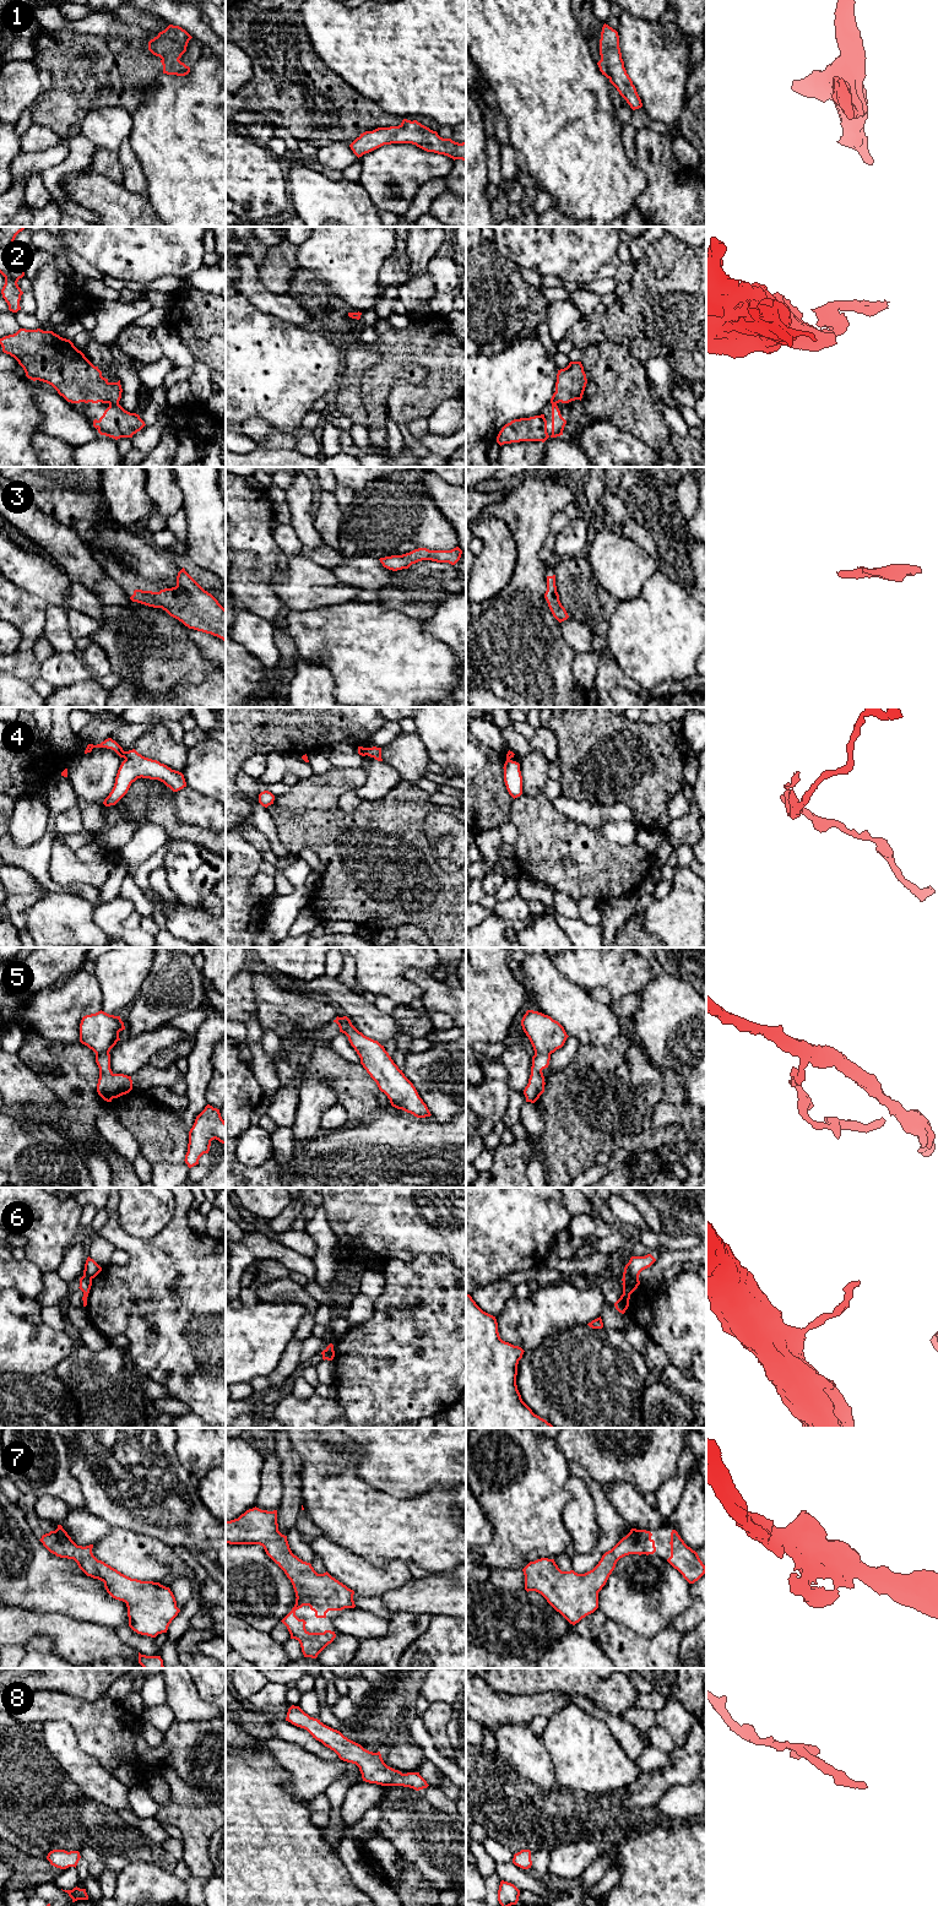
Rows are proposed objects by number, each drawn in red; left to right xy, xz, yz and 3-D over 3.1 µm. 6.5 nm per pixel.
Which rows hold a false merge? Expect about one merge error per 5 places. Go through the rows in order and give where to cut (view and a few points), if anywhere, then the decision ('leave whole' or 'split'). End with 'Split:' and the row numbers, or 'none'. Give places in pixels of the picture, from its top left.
1: cut in yz along (601, 58), (610, 77); split
2: no cut; leave whole
3: no cut; leave whole
4: cut in xy along (124, 751), (125, 758); split
5: cut in yz along (535, 1052), (549, 1055); split
6: cut in yz along (623, 1276), (638, 1277); split
7: no cut; leave whole
8: no cut; leave whole
Split: 1, 4, 5, 6

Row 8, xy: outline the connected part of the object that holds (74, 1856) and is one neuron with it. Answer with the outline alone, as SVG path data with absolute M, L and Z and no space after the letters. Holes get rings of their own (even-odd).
M53 1850L48 1853L47 1859L50 1862L51 1866L66 1869L69 1867L77 1866L81 1856L78 1851L65 1851L65 1850Z

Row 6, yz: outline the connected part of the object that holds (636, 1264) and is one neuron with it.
M647 1254L645 1256L631 1256L624 1267L623 1277L639 1277L640 1272L650 1267L656 1259Z

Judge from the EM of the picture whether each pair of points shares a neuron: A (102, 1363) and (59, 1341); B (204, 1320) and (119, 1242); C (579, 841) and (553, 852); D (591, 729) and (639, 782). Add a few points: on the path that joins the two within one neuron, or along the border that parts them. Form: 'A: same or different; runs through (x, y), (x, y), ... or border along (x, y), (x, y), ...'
A: different; border along (69, 1329), (74, 1336), (74, 1347), (53, 1369)
B: same; runs through (182, 1298), (182, 1292), (141, 1252)
C: same; runs through (573, 847), (568, 852), (559, 852)
D: same; runs through (600, 743), (625, 769)

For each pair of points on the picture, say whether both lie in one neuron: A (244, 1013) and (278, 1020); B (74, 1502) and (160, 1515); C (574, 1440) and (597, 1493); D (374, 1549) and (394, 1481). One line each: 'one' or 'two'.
A: two
B: two
C: two
D: two

